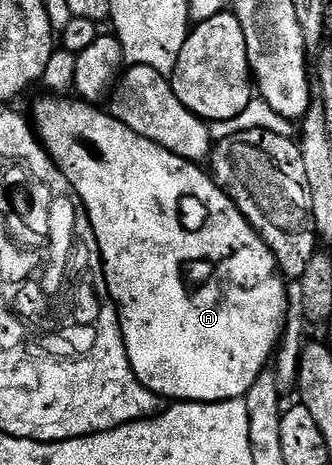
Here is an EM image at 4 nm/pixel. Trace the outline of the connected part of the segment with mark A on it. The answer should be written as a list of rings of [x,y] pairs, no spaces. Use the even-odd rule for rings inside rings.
[[[49,96],[41,98],[33,106],[32,125],[35,133],[49,157],[67,176],[69,187],[77,195],[80,205],[89,215],[89,223],[101,253],[101,267],[105,269],[105,283],[109,289],[109,297],[117,307],[117,318],[121,322],[121,335],[127,348],[127,356],[131,370],[151,393],[162,400],[173,402],[226,402],[232,398],[244,398],[255,384],[256,378],[270,365],[269,357],[273,349],[278,349],[286,329],[285,309],[289,302],[285,299],[286,279],[277,269],[275,256],[265,247],[265,241],[257,235],[253,225],[237,210],[237,206],[229,199],[229,195],[213,181],[208,173],[200,170],[196,161],[180,158],[167,148],[139,136],[139,132],[131,132],[127,124],[123,124],[100,105],[90,104],[70,96]]]

